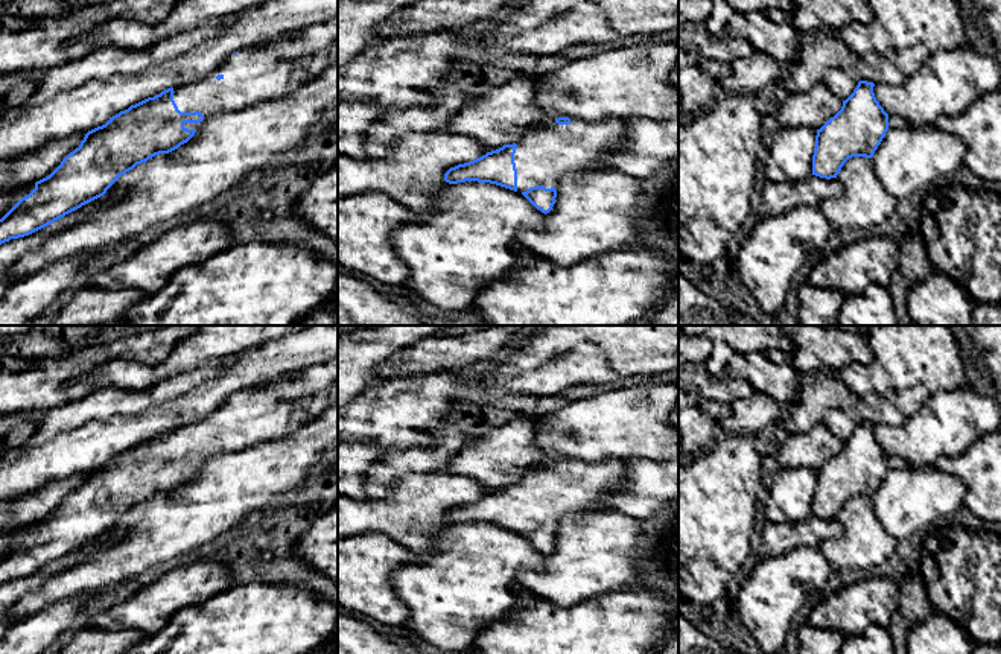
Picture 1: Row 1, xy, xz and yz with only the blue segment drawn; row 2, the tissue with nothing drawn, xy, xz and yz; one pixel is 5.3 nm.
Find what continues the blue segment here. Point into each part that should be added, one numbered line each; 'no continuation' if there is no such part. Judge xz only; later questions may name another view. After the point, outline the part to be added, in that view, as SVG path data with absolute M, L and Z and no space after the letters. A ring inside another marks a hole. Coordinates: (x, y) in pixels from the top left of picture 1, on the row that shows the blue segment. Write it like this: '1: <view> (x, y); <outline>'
1: xz (545, 154); M570 119L569 125L548 120L531 126L516 143L517 192L535 186L557 190L566 175L601 172L601 158L625 141L625 126L618 119Z

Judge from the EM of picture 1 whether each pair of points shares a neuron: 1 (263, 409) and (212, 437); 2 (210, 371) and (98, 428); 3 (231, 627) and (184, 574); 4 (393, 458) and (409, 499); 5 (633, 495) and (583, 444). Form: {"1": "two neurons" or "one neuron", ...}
{"1": "one neuron", "2": "two neurons", "3": "two neurons", "4": "two neurons", "5": "two neurons"}

